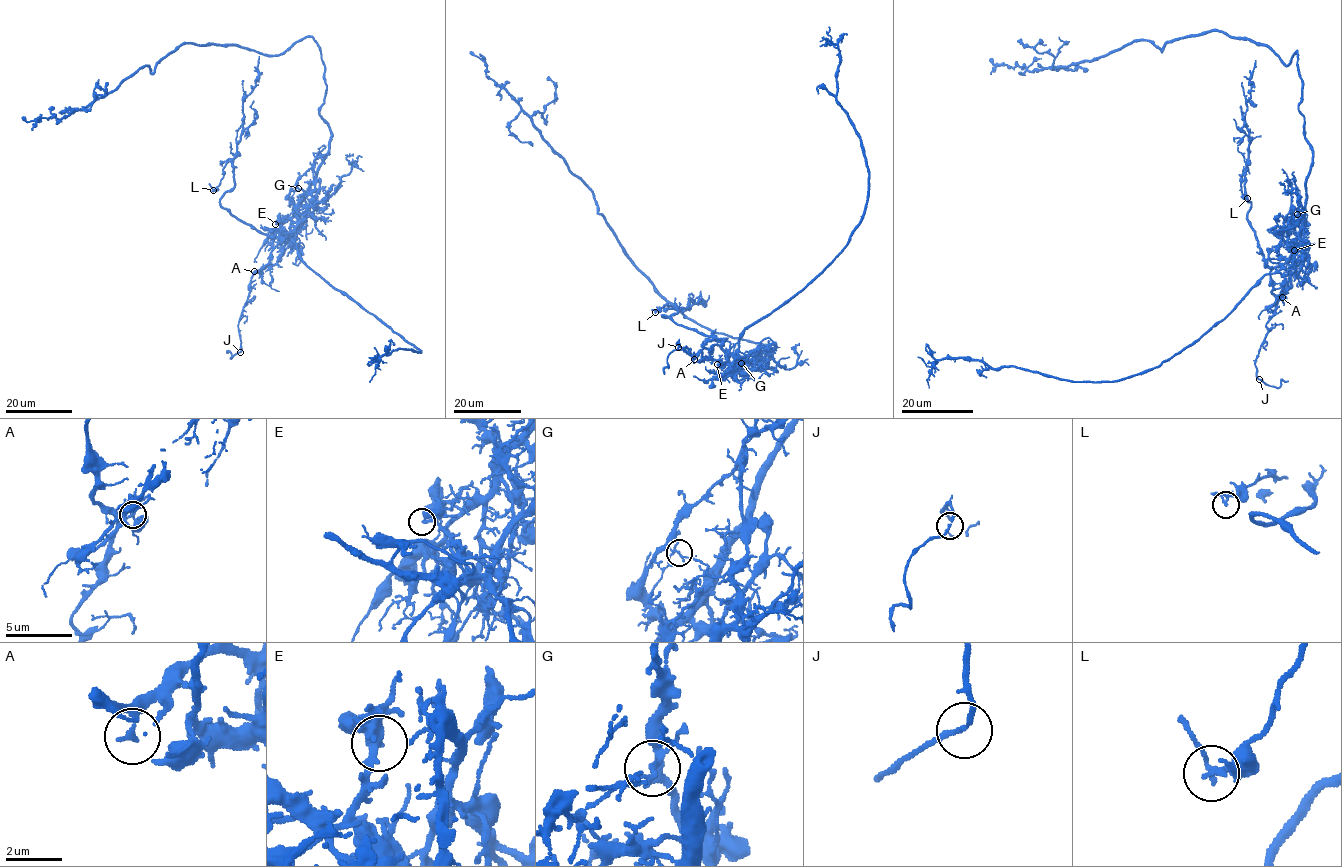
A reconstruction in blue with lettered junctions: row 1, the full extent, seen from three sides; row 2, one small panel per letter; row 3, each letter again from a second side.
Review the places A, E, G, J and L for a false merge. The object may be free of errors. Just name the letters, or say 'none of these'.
G

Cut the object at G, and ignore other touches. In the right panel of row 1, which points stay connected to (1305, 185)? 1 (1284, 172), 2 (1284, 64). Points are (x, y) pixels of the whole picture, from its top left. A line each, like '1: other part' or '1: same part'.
1: other part
2: same part

